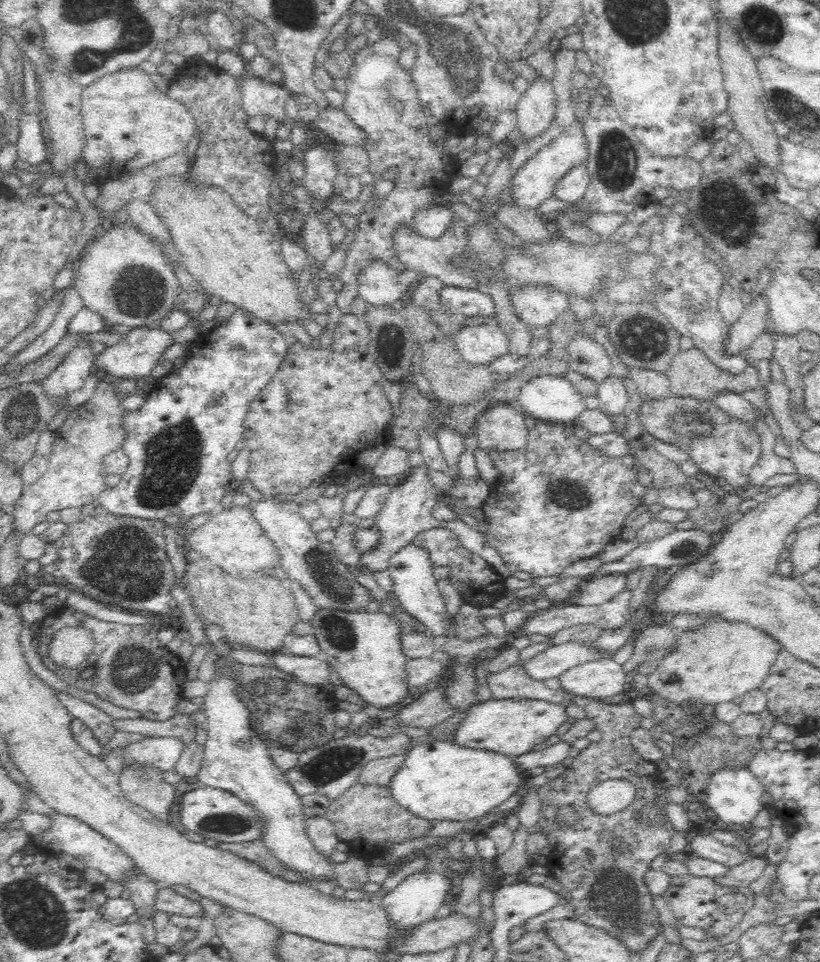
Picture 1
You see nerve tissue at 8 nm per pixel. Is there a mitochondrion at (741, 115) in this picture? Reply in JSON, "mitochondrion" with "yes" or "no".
{"mitochondrion":"no"}

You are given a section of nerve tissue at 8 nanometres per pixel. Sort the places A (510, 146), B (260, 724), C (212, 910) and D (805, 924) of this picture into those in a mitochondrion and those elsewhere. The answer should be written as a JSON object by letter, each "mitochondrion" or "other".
{"A":"other","B":"mitochondrion","C":"other","D":"other"}

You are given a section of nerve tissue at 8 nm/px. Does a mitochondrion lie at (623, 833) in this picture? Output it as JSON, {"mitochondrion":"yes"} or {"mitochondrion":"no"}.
{"mitochondrion":"no"}

